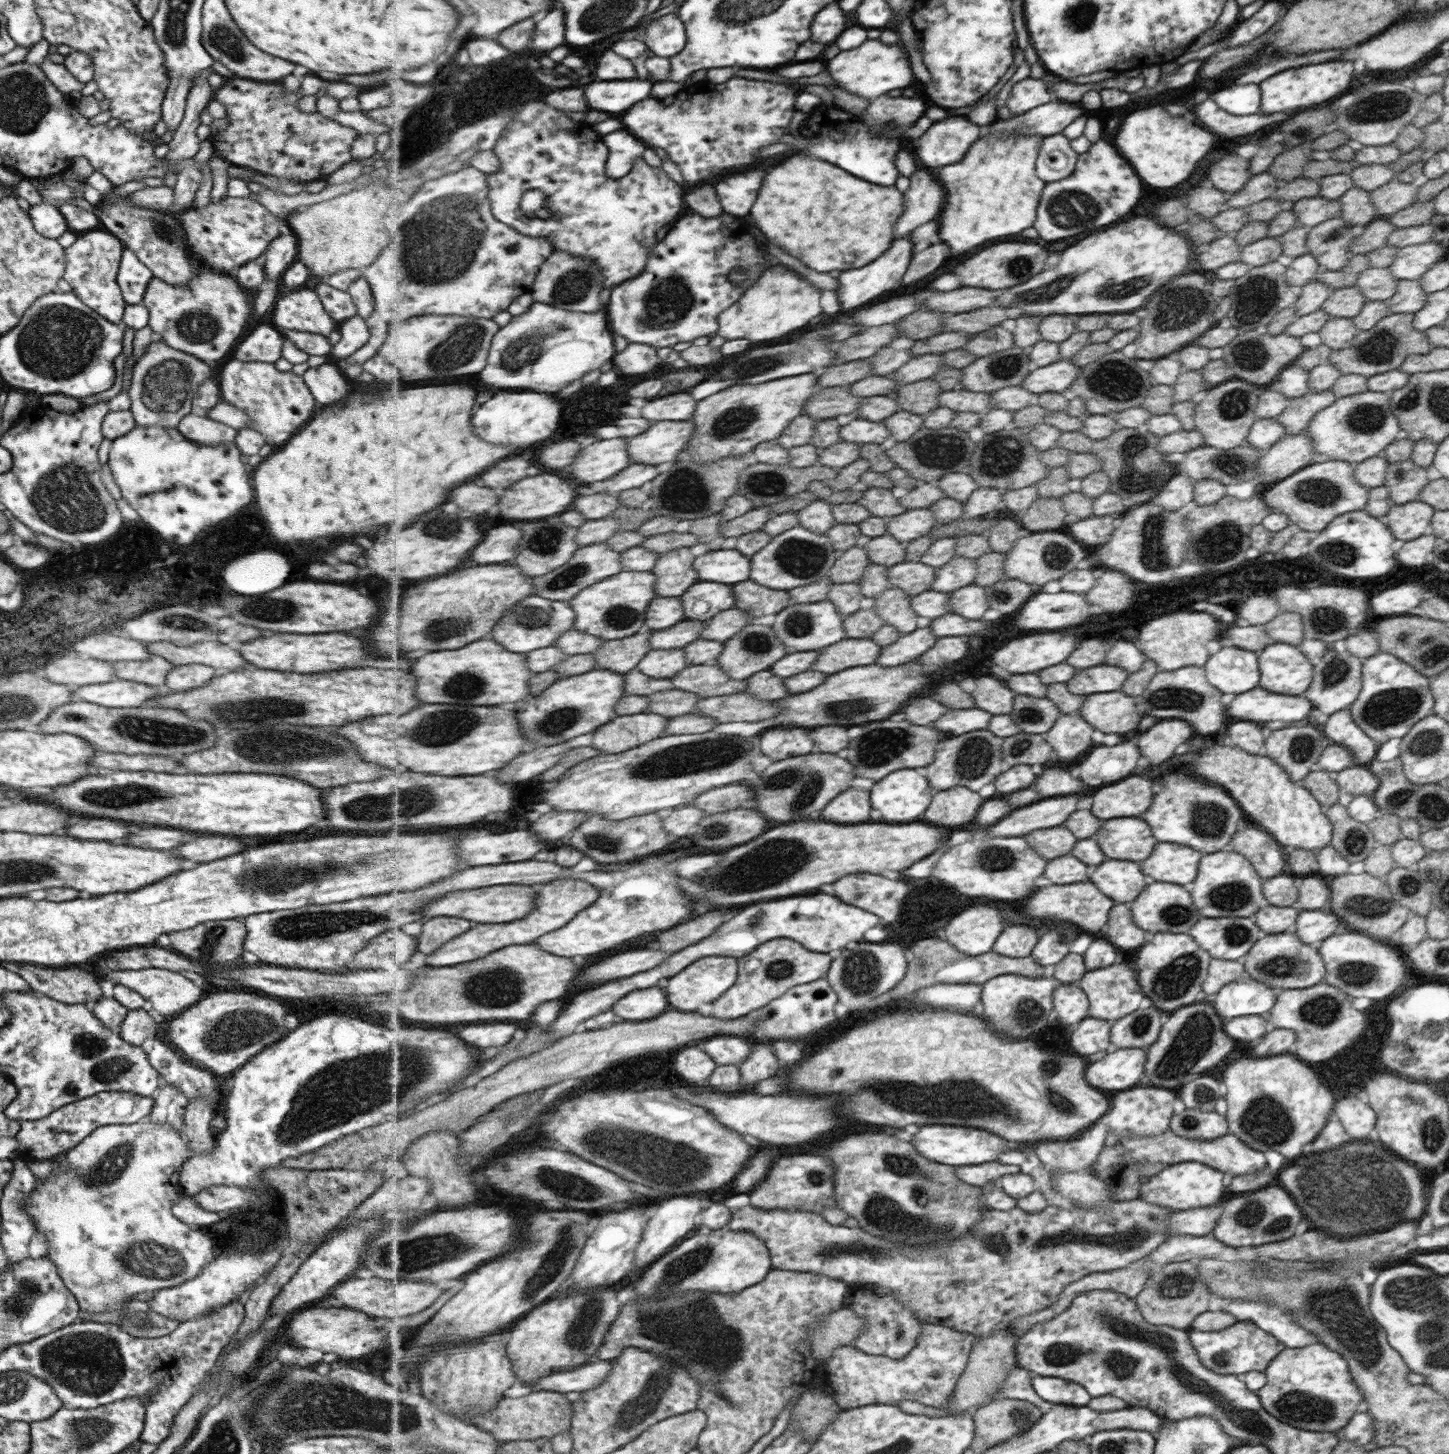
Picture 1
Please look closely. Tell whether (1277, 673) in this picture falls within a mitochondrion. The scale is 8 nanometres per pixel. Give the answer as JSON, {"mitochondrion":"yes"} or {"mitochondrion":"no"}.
{"mitochondrion":"no"}

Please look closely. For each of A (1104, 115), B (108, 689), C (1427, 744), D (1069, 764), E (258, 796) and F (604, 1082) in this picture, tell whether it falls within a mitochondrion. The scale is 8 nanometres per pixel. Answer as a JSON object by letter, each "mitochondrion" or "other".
{"A":"other","B":"other","C":"mitochondrion","D":"other","E":"other","F":"other"}

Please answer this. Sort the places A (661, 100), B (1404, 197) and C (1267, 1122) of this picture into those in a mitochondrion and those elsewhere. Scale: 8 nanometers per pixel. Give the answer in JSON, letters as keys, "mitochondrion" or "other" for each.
{"A":"other","B":"other","C":"mitochondrion"}

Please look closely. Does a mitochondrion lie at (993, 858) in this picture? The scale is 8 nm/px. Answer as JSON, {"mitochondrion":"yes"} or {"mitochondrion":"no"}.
{"mitochondrion":"yes"}

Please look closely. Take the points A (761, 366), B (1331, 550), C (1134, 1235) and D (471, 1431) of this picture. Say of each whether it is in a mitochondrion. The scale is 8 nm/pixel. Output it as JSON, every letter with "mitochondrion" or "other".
{"A":"mitochondrion","B":"mitochondrion","C":"mitochondrion","D":"other"}

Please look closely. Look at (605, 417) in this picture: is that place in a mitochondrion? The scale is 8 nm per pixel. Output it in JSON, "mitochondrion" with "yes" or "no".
{"mitochondrion":"no"}

